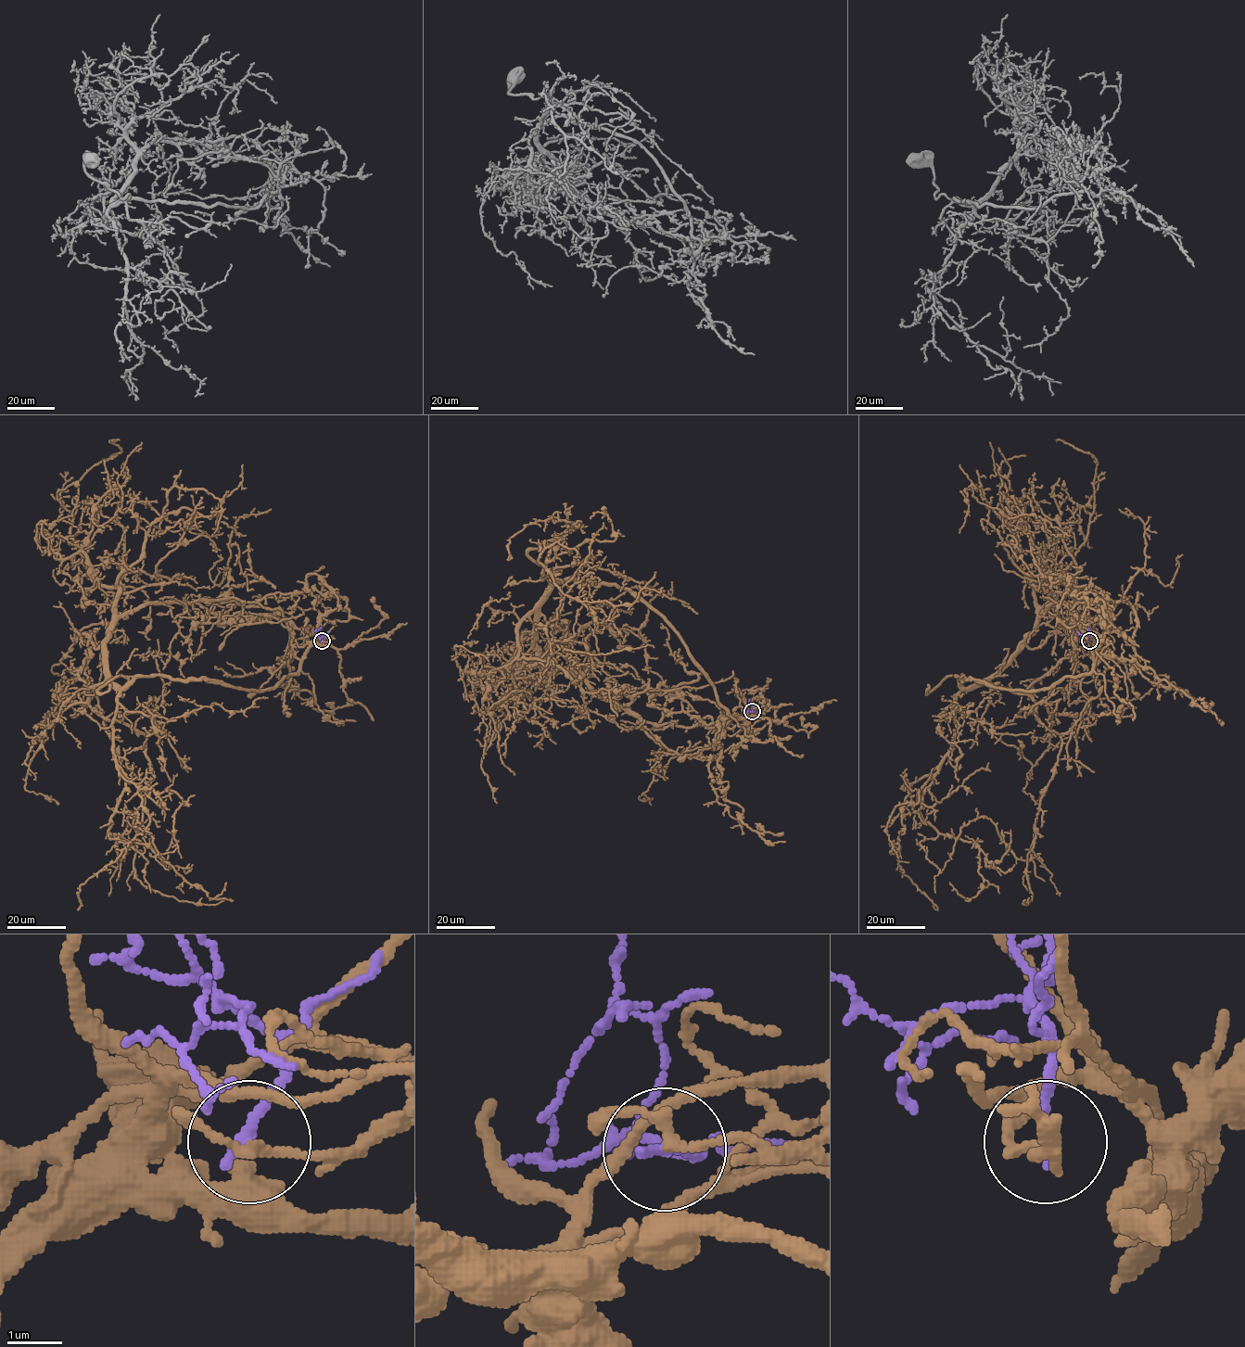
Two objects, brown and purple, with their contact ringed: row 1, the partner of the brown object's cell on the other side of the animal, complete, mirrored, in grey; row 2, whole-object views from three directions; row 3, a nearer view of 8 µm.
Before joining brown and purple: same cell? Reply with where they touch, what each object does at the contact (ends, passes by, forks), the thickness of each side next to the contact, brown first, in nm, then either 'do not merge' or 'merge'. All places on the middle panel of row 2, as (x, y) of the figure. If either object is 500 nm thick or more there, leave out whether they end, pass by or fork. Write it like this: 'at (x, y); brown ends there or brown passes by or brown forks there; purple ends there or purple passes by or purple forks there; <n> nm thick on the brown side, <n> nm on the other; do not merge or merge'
at (752, 711); brown passes by; purple ends there; 160 nm thick on the brown side, 200 nm on the other; do not merge

